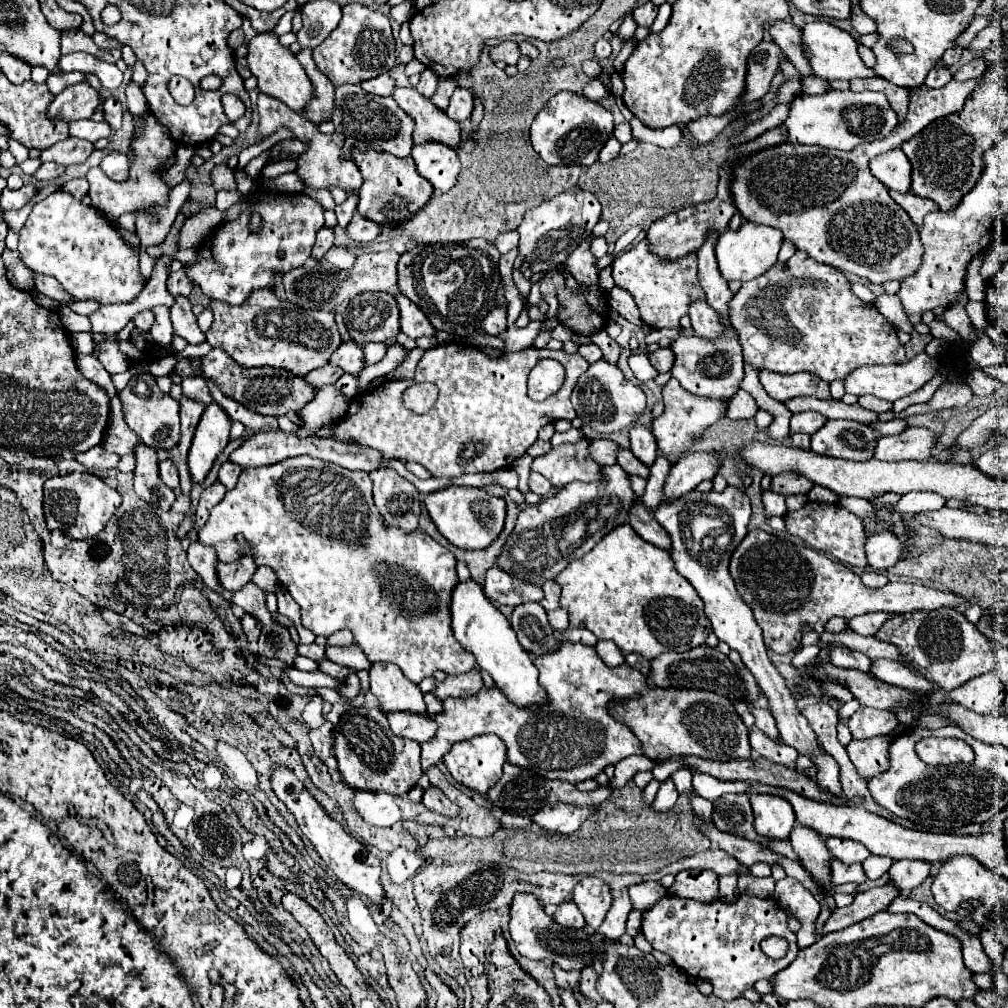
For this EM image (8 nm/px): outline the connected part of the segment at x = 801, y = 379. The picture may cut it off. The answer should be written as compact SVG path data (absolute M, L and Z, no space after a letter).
M758 371L758 377L766 393L778 401L788 401L788 399L802 397L802 395L810 395L810 397L818 397L826 401L832 399L828 383L810 373L782 375L774 371Z

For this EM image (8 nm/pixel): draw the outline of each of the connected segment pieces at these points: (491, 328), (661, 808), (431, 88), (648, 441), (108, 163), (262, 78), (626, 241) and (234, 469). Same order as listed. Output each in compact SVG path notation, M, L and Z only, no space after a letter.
M496 305L496 307L486 315L486 319L482 321L482 327L484 327L490 335L500 335L502 331L506 331L506 313L508 313L506 307Z
M666 779L666 781L660 783L660 789L658 789L658 795L656 795L656 799L654 799L652 809L654 809L656 813L668 813L668 811L674 807L674 801L676 801L676 799L678 799L676 787L674 787L674 783L672 783L670 779Z
M424 69L420 73L420 81L418 81L416 89L418 89L420 95L430 99L434 95L434 91L438 89L438 75L434 75L434 71L430 71L430 69Z
M634 425L630 429L630 451L646 465L646 467L652 467L654 463L654 457L658 453L658 445L656 445L656 439L652 435L650 429L646 429L644 425Z
M110 153L102 159L100 163L102 171L114 179L114 181L122 181L126 179L126 167L128 167L128 155L122 155L122 153Z
M258 33L250 43L248 43L248 67L252 75L258 79L258 91L264 95L270 95L282 103L286 103L292 111L302 113L306 111L306 105L314 97L314 87L310 79L306 77L302 65L298 59L290 53L288 47L282 47L278 43L278 37L272 33Z
M633 227L622 235L615 243L614 255L626 249L637 238L641 231L642 227Z
M226 461L226 463L220 467L220 471L218 471L218 481L220 481L228 491L232 491L232 489L236 487L236 481L238 481L240 471L242 471L242 469L240 469L238 465Z

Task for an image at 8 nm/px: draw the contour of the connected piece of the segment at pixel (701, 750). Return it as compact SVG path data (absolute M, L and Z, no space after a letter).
M650 687L650 695L640 695L626 703L612 703L610 709L634 731L642 741L644 755L652 761L664 761L674 755L696 755L712 761L752 757L748 727L724 695L712 691L670 691Z

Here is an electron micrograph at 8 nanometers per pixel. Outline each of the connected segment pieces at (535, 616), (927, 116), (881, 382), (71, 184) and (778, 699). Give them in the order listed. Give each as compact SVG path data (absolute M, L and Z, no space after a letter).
M538 603L518 605L510 617L510 623L526 651L540 655L558 647L558 639L548 623L548 615Z
M976 77L968 81L950 81L948 85L940 89L930 89L926 85L910 89L910 107L908 107L910 113L906 115L906 123L896 127L888 137L880 141L864 143L856 147L854 151L834 151L834 149L824 149L824 147L782 143L782 145L746 155L742 159L736 159L730 165L732 201L746 221L780 229L784 233L784 241L792 243L798 251L806 251L818 263L832 265L840 269L842 273L868 279L870 283L884 283L890 279L910 277L918 269L922 253L924 253L924 247L918 239L918 229L910 223L910 217L906 215L906 211L902 211L902 207L898 207L892 201L892 197L888 195L888 189L870 173L868 161L870 157L876 157L888 149L900 147L904 141L920 133L932 121L962 111L966 97L970 97L982 81L984 81L982 77Z
M920 353L908 363L898 363L898 365L862 365L862 367L852 371L844 379L844 385L846 385L846 393L858 395L858 397L868 393L868 395L876 395L876 397L886 399L886 401L896 401L896 399L906 397L906 395L914 393L916 389L920 389L924 383L928 383L936 375L936 371L938 371L938 363L934 363L934 359L928 357L926 353Z
M72 179L72 181L66 181L62 183L62 191L74 195L76 199L80 199L86 191L88 191L88 181L86 179Z
M730 485L722 493L718 493L718 491L710 491L710 493L692 491L690 495L684 495L682 499L678 499L678 503L670 503L670 507L660 507L654 513L654 517L670 535L670 541L672 541L670 557L676 563L676 571L696 589L696 593L704 601L704 611L712 621L714 635L720 641L726 641L730 645L730 649L736 649L742 655L744 665L750 667L752 675L758 679L758 685L762 685L762 693L770 701L772 715L776 719L776 727L780 731L782 741L788 743L790 747L794 747L798 753L808 755L812 759L814 767L818 769L816 783L820 789L828 791L832 797L842 797L844 793L842 793L842 785L840 785L838 763L834 761L834 757L830 757L822 749L822 745L818 743L818 739L816 739L814 731L810 729L810 725L806 723L806 719L802 719L802 715L798 715L796 697L784 685L784 679L778 675L778 671L772 667L772 663L766 655L762 631L760 631L758 623L754 621L750 607L746 607L746 603L738 595L734 581L730 577L730 571L728 571L728 563L730 563L734 549L740 545L740 541L748 533L748 521L750 521L748 495L742 489L736 489Z

